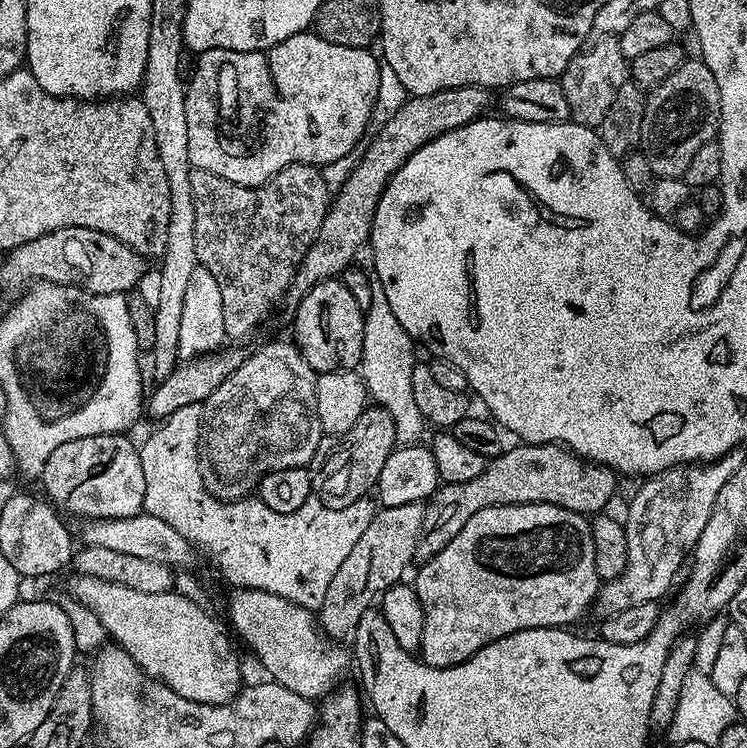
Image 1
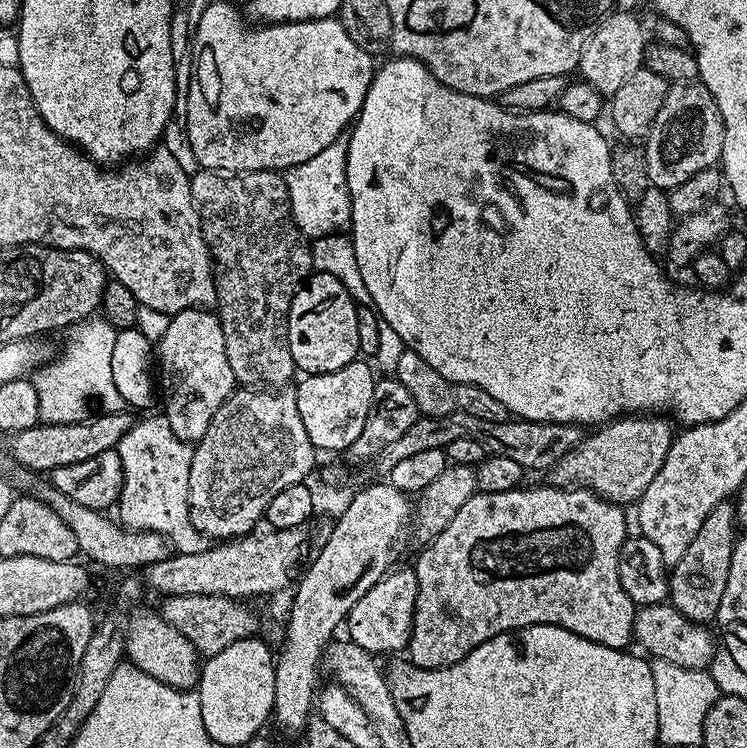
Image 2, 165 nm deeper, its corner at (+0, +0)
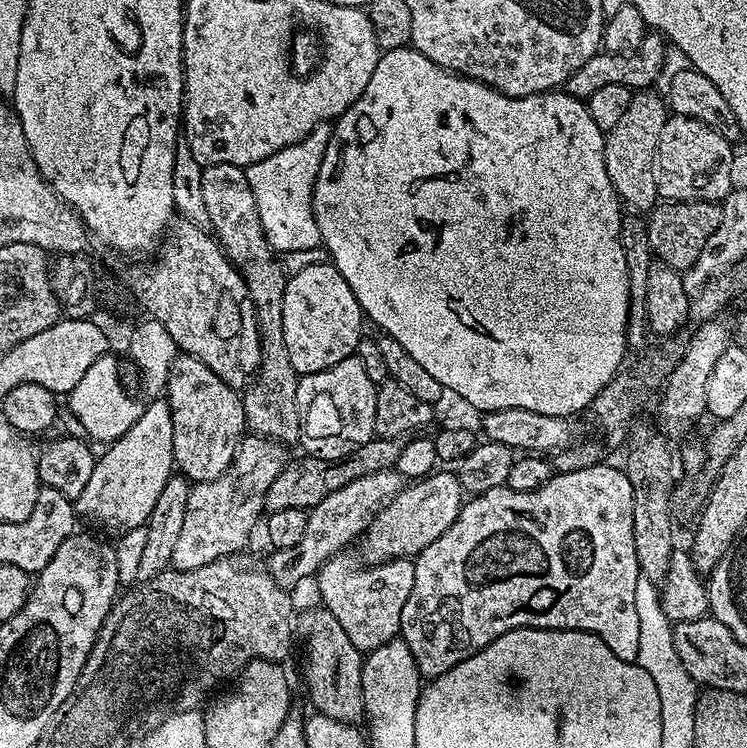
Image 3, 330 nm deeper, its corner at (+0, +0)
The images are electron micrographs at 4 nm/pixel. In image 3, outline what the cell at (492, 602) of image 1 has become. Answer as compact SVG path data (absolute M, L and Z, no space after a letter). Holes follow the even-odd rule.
M601 462L582 470L556 472L541 488L529 492L516 492L507 486L486 490L465 499L458 518L454 518L454 526L414 557L414 587L410 589L410 598L406 598L406 606L402 606L399 639L410 646L410 654L414 654L414 662L424 678L446 674L446 670L465 663L478 654L478 650L515 628L588 632L597 636L618 658L635 662L638 658L638 606L634 606L634 586L638 586L640 576L638 558L634 554L634 490L623 467L611 468L608 462Z

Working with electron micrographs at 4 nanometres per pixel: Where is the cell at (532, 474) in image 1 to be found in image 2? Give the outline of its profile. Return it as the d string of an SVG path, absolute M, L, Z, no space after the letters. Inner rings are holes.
M625 414L583 437L574 450L570 450L550 470L551 487L553 488L584 488L611 504L621 506L635 505L643 496L643 492L650 482L657 477L658 470L662 469L662 462L666 462L666 454L670 454L670 446L674 439L673 425L660 414Z

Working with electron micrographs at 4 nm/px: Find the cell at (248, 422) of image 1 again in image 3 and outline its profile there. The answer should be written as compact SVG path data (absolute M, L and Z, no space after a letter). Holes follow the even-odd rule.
M248 434L243 437L233 456L233 462L221 476L212 481L191 485L182 534L174 546L171 567L178 572L194 570L215 560L235 557L248 544L252 531L257 531L265 515L266 494L274 478L286 463L285 445L279 440Z

